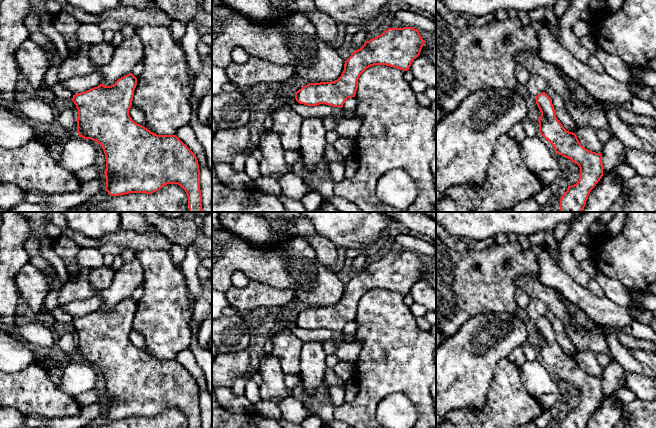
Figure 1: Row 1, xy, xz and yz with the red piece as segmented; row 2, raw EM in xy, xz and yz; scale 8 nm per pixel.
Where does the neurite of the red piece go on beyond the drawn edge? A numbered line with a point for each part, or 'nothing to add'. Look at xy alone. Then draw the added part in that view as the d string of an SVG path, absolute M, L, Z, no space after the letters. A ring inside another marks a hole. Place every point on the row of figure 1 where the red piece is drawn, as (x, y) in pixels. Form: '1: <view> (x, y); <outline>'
nothing to add

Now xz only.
nothing to add

